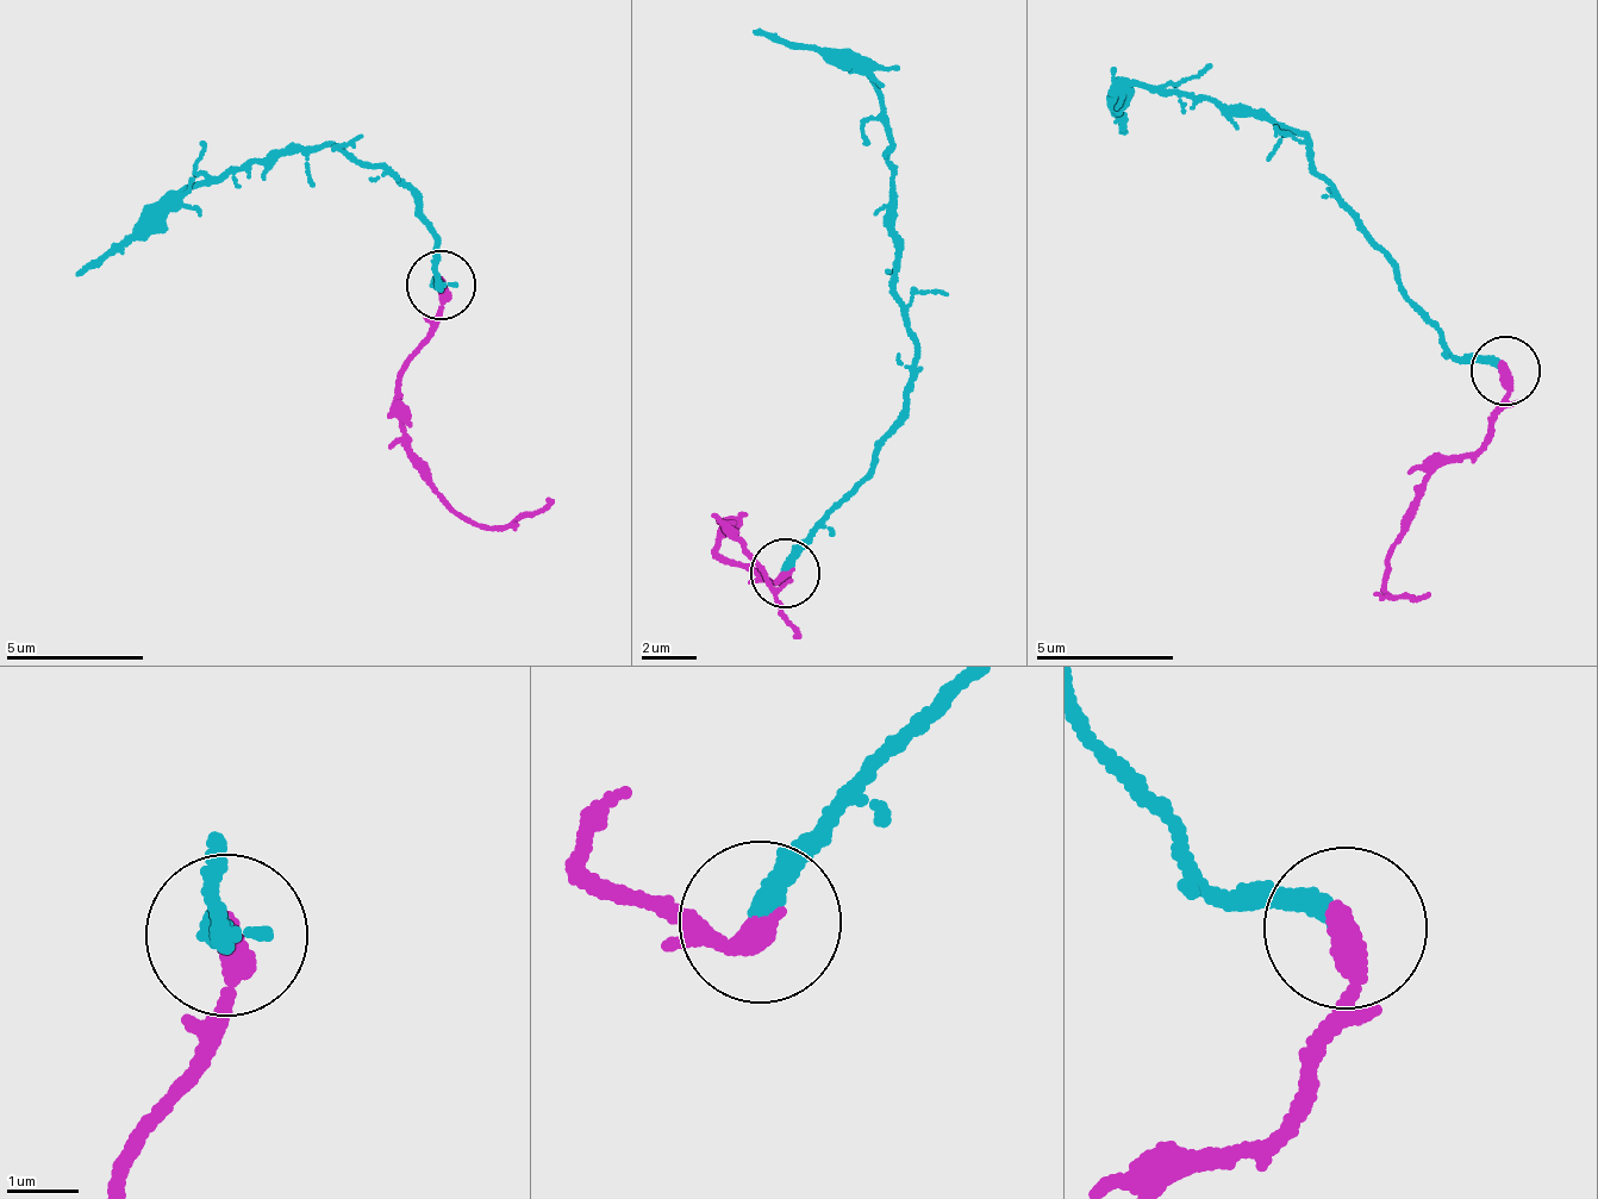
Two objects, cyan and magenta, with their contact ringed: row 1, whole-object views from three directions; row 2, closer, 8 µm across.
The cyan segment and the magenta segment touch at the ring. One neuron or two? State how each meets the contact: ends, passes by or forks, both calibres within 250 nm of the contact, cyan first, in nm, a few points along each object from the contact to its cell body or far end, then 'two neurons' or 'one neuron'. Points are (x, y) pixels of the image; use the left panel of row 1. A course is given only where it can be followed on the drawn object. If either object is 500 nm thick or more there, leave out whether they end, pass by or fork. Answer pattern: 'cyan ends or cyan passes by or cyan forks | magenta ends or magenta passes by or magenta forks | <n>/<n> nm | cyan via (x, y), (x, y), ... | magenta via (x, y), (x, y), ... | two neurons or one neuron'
cyan ends | magenta ends | 300/360 nm | cyan via (438, 287), (434, 226), (387, 170), (332, 145), (276, 148), (193, 182), (75, 278) | magenta via (438, 287), (438, 326), (399, 380), (410, 451), (454, 507), (487, 526), (549, 509), (547, 499) | one neuron

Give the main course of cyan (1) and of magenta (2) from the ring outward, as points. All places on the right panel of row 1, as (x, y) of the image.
1: (1504, 372), (1448, 351), (1403, 278), (1325, 185), (1302, 136), (1248, 105), (1136, 80), (1119, 106), (1127, 136)
2: (1504, 372), (1504, 411), (1479, 444), (1417, 500), (1383, 560), (1386, 589), (1422, 601), (1431, 594)

